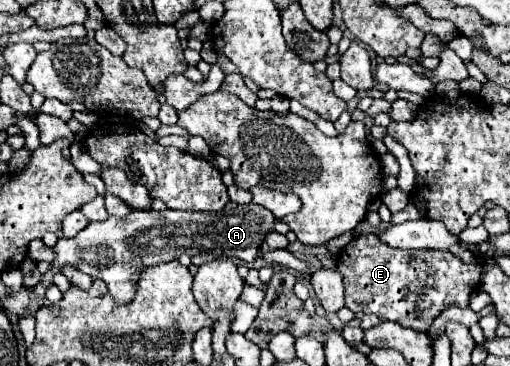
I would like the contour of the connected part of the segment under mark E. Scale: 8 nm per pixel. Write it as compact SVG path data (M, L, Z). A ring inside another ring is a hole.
M357 235L339 253L337 271L345 283L345 307L353 313L375 313L383 321L427 331L445 307L469 305L469 297L479 289L483 263L463 263L435 249L393 249L375 235Z

